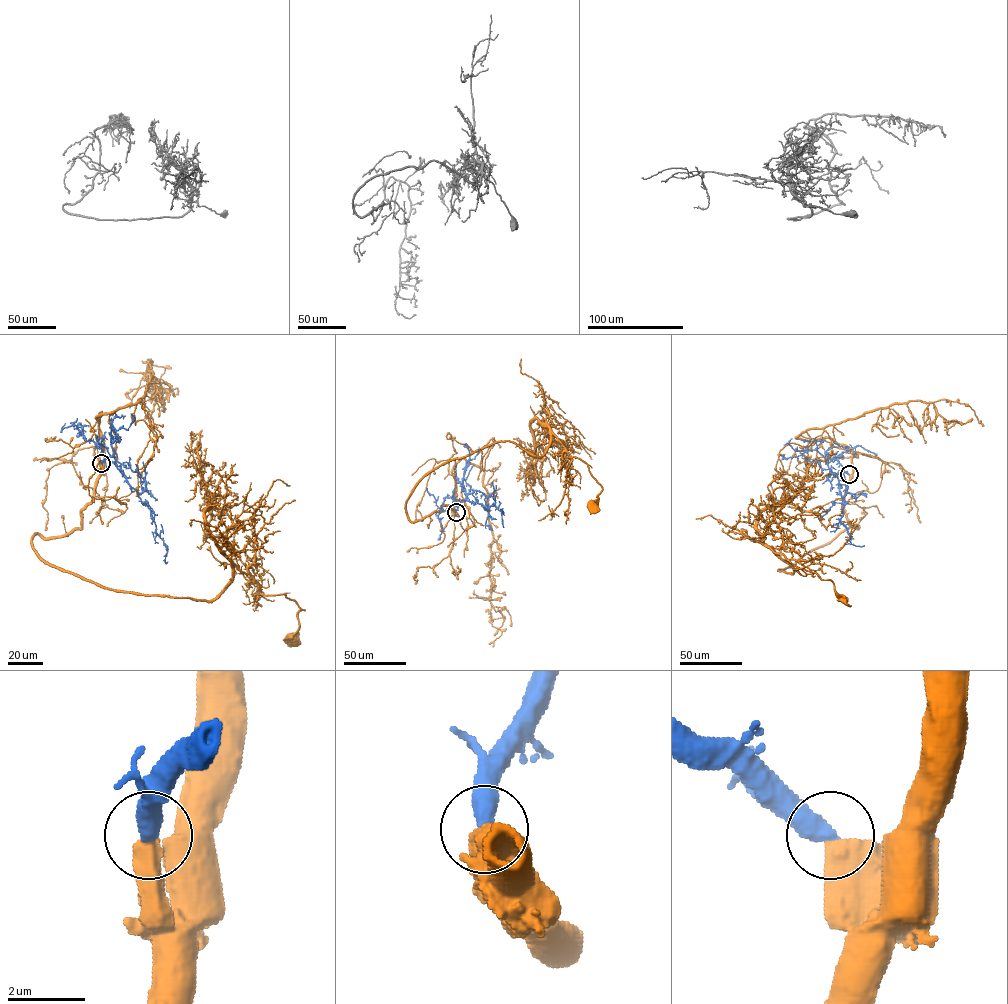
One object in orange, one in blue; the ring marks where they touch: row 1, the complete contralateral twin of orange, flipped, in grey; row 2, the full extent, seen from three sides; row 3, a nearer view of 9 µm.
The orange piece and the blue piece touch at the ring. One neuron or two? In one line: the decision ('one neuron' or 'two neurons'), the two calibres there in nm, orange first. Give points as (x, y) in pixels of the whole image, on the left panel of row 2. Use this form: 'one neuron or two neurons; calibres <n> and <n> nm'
two neurons; calibres 650 and 480 nm

